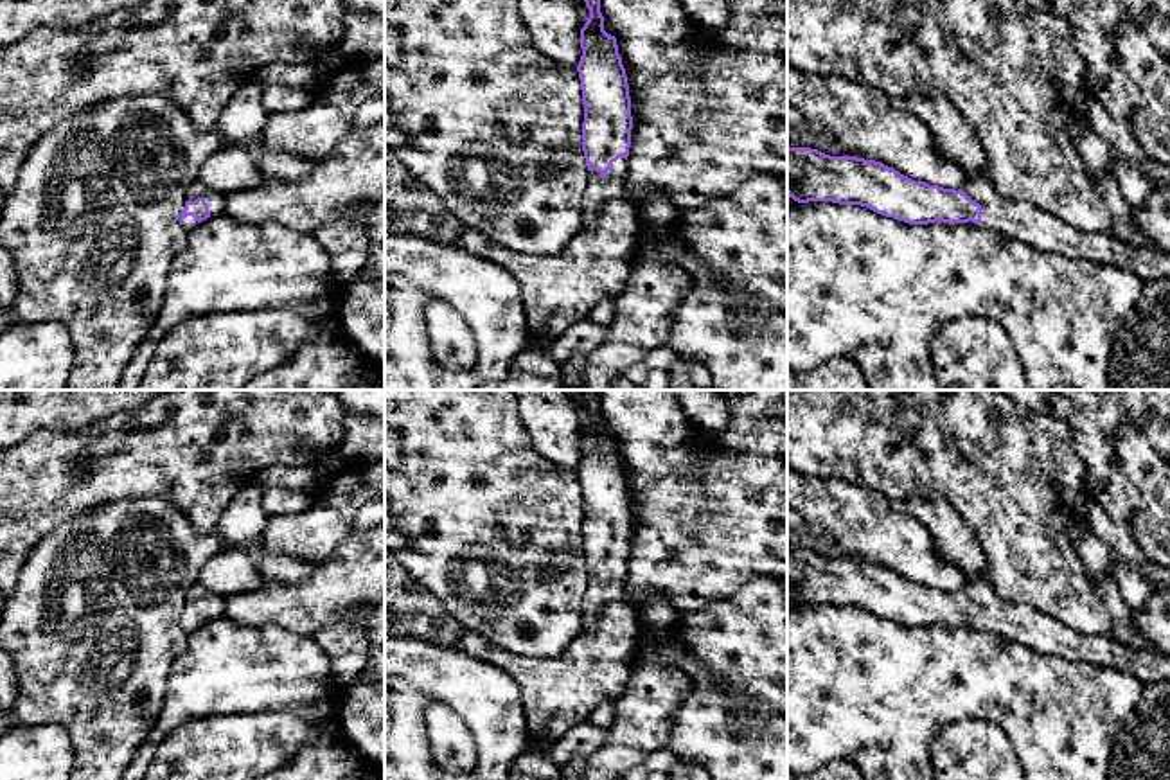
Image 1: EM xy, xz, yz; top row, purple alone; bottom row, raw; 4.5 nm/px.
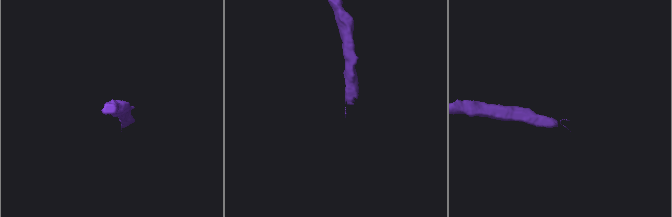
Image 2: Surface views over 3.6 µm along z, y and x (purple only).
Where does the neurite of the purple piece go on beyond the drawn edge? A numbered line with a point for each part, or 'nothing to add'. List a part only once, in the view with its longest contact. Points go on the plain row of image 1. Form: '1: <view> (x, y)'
1: yz (1016, 622)

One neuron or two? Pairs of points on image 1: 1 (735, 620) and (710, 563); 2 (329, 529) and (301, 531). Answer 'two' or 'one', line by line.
1: two
2: one

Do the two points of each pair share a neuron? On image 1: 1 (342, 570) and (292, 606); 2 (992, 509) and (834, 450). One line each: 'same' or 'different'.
1: same
2: same

